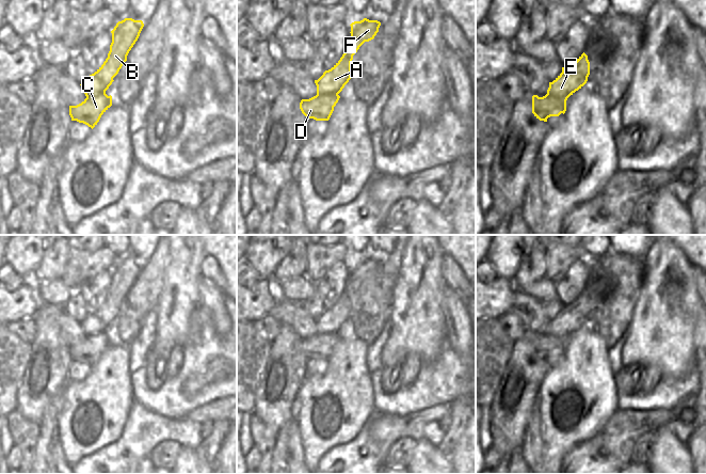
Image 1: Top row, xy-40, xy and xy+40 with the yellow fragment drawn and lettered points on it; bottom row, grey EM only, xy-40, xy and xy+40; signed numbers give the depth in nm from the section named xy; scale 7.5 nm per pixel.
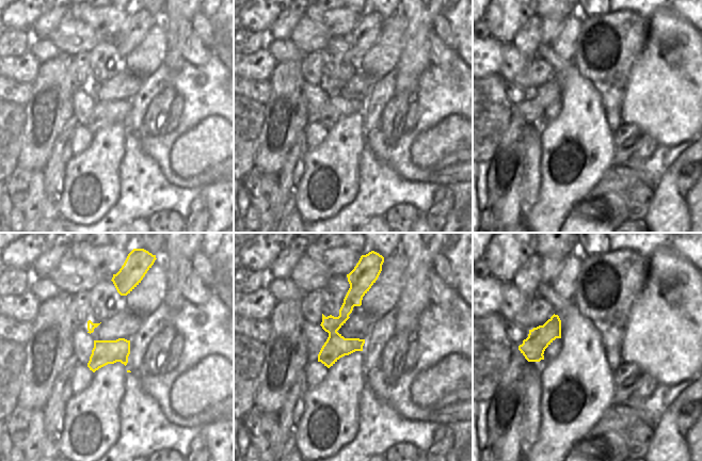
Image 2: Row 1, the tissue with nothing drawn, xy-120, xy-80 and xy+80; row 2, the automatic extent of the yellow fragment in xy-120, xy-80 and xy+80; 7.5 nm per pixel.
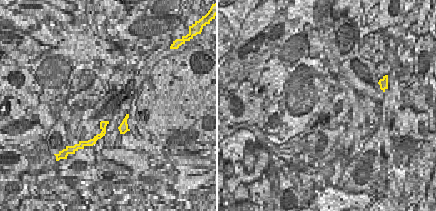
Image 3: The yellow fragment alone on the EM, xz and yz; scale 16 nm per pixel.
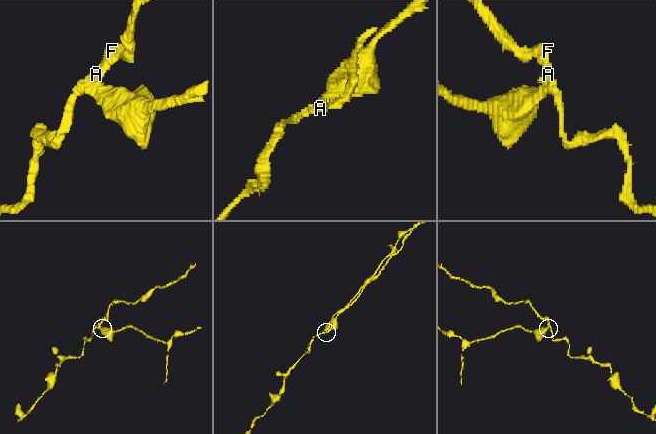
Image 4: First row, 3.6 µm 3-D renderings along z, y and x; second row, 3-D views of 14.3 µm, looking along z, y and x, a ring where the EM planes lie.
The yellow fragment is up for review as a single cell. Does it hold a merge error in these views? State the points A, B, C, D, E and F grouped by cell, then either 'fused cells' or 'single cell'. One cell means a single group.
A B E F / C D | fused cells

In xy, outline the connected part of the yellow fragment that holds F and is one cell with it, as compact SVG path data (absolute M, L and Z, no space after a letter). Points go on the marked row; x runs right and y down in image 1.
M364 18L351 25L351 36L347 43L344 53L340 60L323 75L315 80L317 95L338 95L351 79L351 62L353 56L365 43L374 38L379 32L381 22Z

